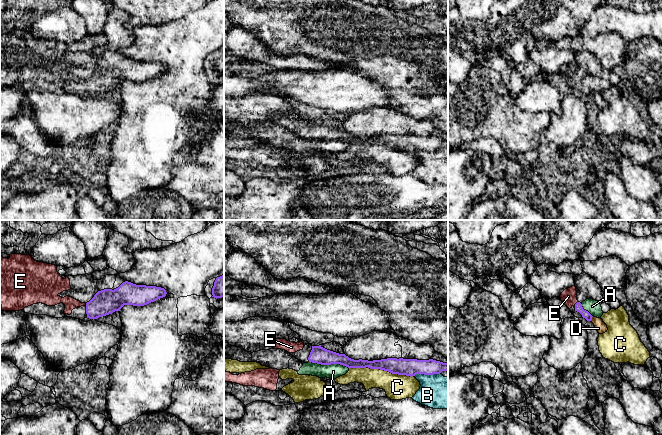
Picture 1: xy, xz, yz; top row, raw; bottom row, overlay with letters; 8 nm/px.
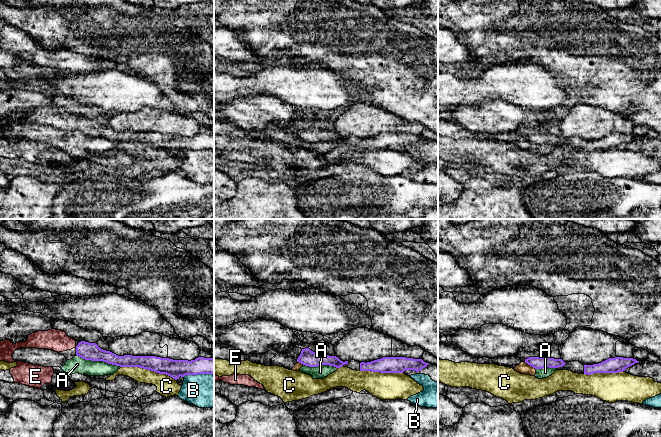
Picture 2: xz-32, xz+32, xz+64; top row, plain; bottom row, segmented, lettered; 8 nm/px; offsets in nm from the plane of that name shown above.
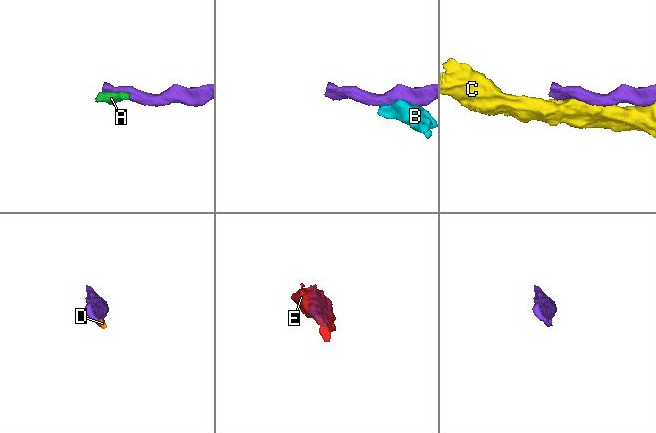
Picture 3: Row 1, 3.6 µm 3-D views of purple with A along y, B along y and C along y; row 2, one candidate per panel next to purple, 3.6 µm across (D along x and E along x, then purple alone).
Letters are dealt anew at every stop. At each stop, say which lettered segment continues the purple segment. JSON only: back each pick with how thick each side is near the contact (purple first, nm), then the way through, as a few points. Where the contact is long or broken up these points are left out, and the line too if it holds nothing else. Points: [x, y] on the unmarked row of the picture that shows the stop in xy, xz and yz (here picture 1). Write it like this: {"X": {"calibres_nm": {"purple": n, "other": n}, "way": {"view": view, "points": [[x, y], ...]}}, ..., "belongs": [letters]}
{"E": {"calibres_nm": {"purple": 70, "other": 120}, "way": {"view": "yz", "points": [[585, 90], [575, 80], [568, 72]]}}, "belongs": ["E"]}

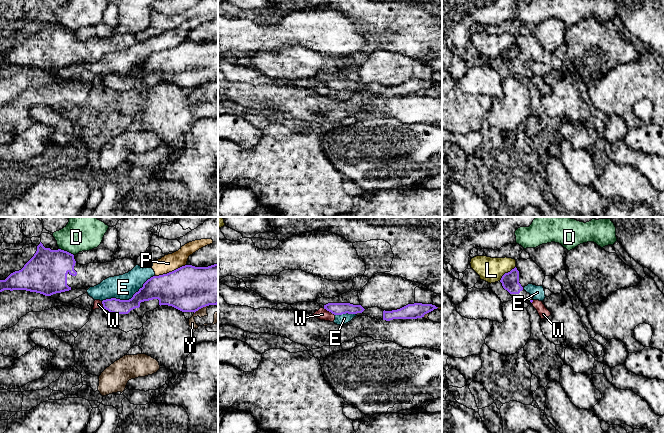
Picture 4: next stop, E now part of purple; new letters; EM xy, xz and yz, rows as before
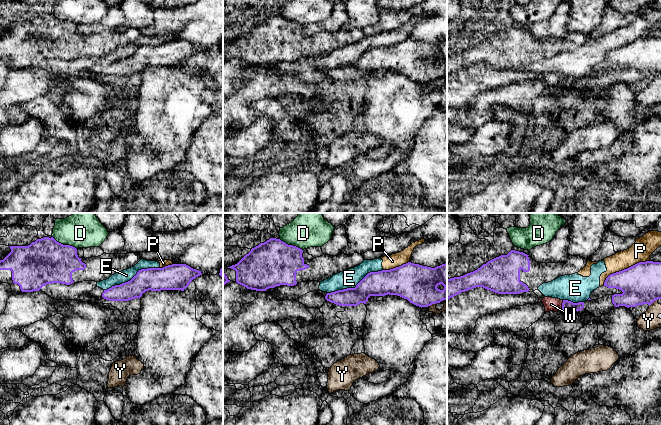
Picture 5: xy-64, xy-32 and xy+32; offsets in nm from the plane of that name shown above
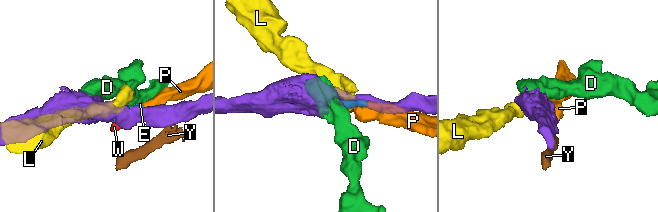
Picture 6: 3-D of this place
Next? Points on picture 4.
{"belongs": []}

